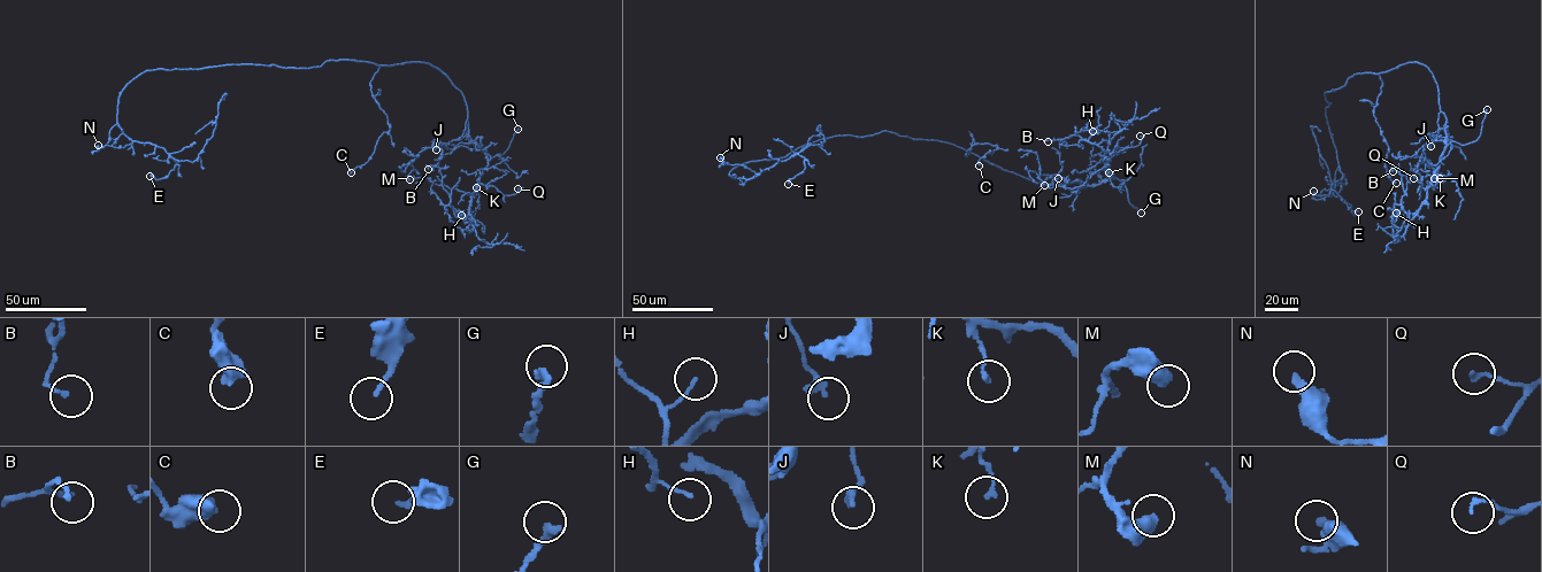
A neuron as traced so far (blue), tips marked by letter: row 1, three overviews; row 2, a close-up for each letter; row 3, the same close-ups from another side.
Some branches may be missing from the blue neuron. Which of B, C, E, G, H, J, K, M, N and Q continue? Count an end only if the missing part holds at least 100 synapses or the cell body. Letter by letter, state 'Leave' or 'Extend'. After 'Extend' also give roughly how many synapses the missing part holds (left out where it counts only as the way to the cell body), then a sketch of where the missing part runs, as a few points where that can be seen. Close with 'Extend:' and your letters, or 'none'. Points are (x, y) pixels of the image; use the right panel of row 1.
B: Leave
C: Leave
E: Leave
G: Extend. Course of what is missing: (1487, 109), (1487, 99), (1497, 85)
H: Leave
J: Leave
K: Leave
M: Leave
N: Leave
Q: Leave
Extend: G

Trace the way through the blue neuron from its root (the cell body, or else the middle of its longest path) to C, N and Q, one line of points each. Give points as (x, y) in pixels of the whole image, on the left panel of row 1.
C: (320, 66), (340, 60), (380, 66), (370, 91), (390, 129), (378, 138), (370, 157), (351, 172)
N: (320, 66), (227, 64), (145, 71), (127, 85), (119, 99), (116, 122), (132, 142), (98, 149), (98, 145)
Q: (320, 66), (340, 60), (438, 68), (462, 93), (467, 136), (486, 159), (477, 184), (504, 195), (518, 188)

